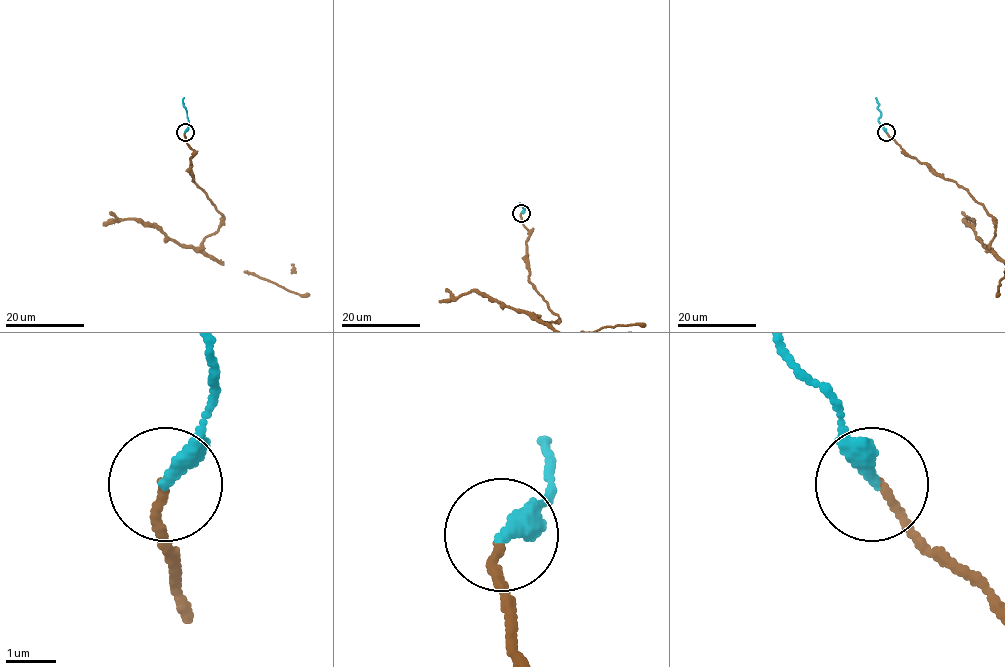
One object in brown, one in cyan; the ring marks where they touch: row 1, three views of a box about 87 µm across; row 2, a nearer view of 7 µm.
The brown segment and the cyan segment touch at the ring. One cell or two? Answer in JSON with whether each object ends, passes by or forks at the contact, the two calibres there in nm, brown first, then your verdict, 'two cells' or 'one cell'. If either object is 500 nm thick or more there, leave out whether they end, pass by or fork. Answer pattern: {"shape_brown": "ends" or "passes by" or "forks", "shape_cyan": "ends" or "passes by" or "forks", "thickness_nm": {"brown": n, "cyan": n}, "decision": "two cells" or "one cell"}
{"shape_brown": "ends", "shape_cyan": "ends", "thickness_nm": {"brown": 150, "cyan": 360}, "decision": "two cells"}

